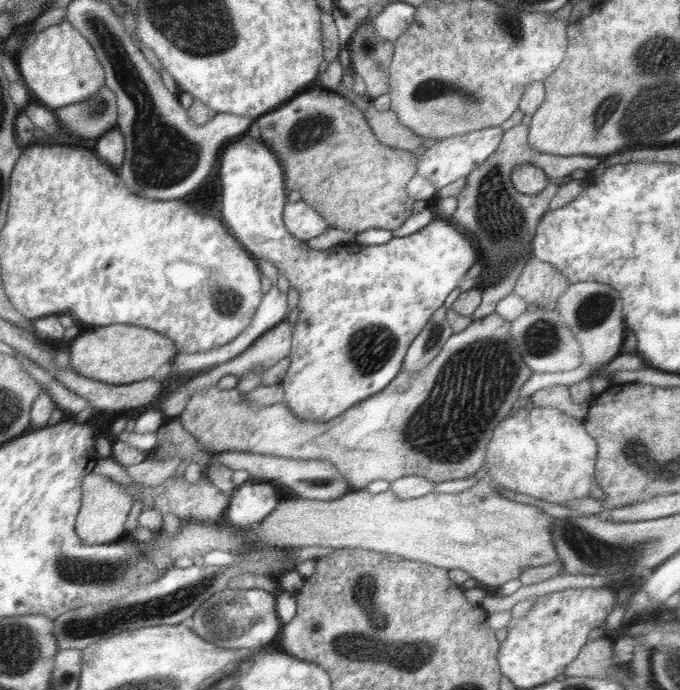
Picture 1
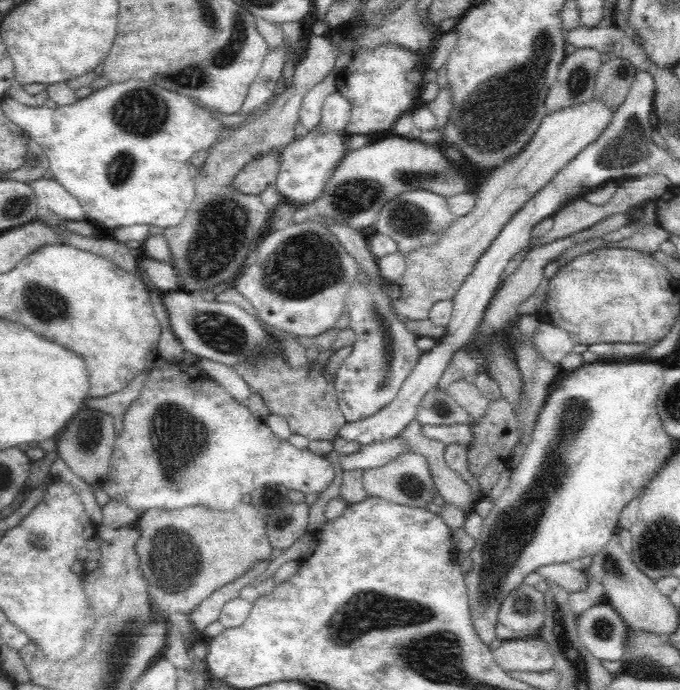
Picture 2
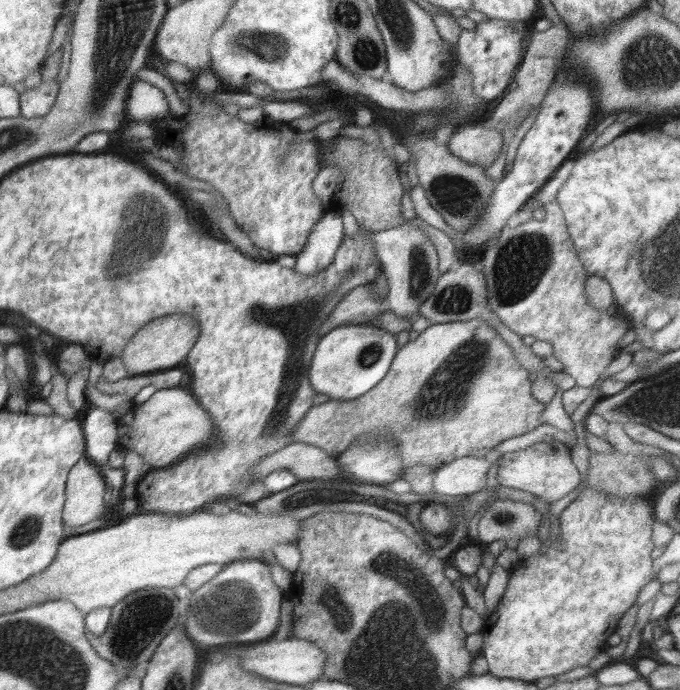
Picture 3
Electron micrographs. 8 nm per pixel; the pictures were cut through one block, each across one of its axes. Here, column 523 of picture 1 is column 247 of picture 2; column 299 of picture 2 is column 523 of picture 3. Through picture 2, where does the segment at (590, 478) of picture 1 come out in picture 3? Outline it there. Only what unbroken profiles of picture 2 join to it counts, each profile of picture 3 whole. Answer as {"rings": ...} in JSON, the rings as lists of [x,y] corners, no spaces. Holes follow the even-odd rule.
{"rings":[[[543,439],[524,450],[508,452],[502,456],[498,467],[497,480],[500,485],[526,491],[548,503],[554,503],[572,492],[579,484],[580,471],[574,462],[573,450],[566,444],[551,439]]]}

